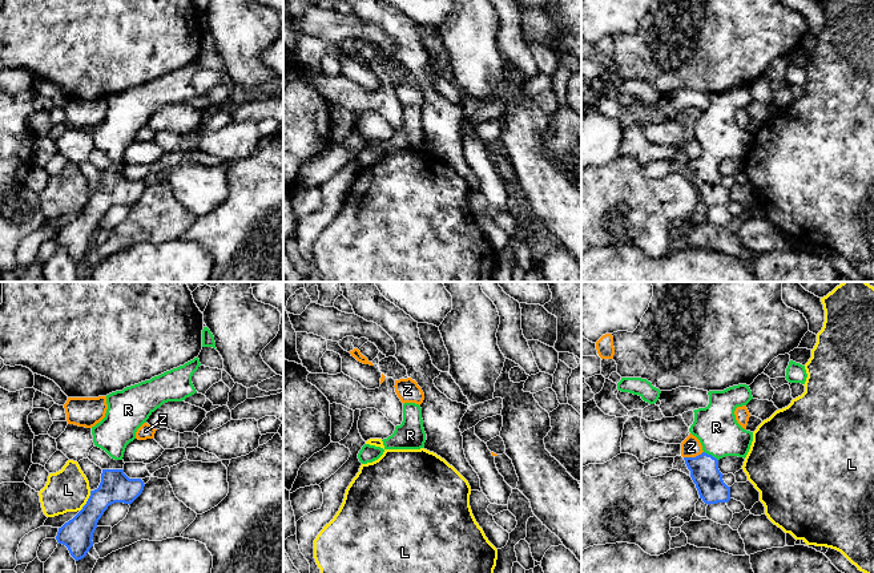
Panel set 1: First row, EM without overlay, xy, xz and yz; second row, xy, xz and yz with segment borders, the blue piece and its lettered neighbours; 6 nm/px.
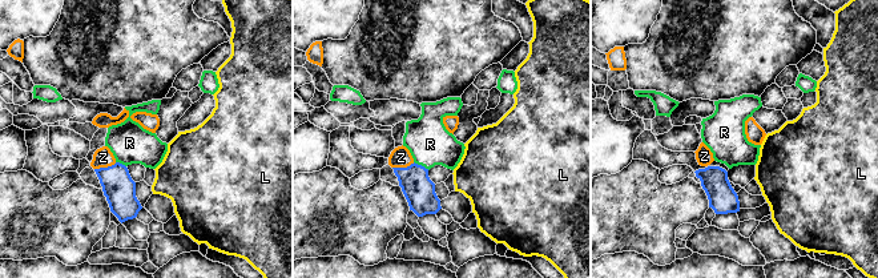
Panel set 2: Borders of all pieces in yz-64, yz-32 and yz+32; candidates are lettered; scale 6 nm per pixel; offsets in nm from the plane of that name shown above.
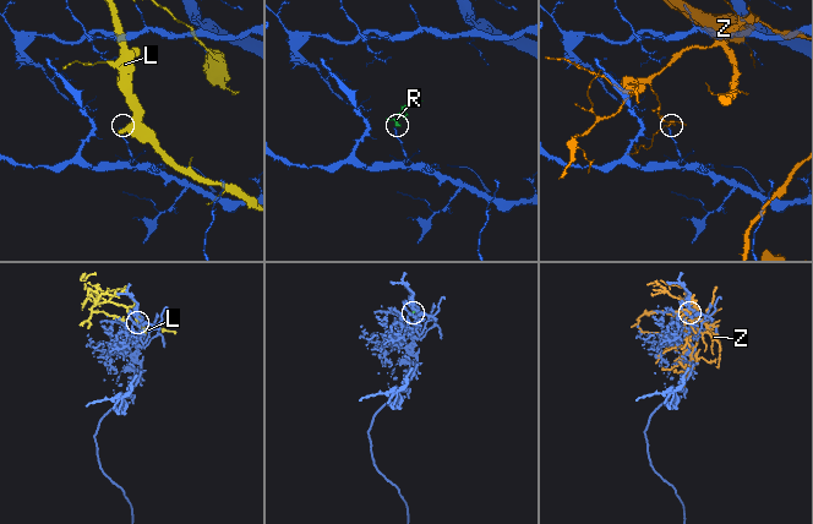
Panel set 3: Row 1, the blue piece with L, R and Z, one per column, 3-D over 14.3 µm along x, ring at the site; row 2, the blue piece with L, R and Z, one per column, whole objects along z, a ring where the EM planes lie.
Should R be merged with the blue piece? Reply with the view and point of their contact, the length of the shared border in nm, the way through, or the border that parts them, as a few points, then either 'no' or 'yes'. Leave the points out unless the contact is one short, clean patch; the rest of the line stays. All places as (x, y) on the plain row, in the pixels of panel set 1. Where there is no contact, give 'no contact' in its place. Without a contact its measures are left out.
meets blue in yz at (711, 157); contact 110 nm long; runs through yz (704, 172), (711, 157), (716, 148), (716, 129); yes

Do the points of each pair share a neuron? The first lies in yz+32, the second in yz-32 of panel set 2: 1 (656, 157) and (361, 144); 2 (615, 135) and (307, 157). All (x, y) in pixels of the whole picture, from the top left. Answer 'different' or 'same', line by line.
1: different
2: same

